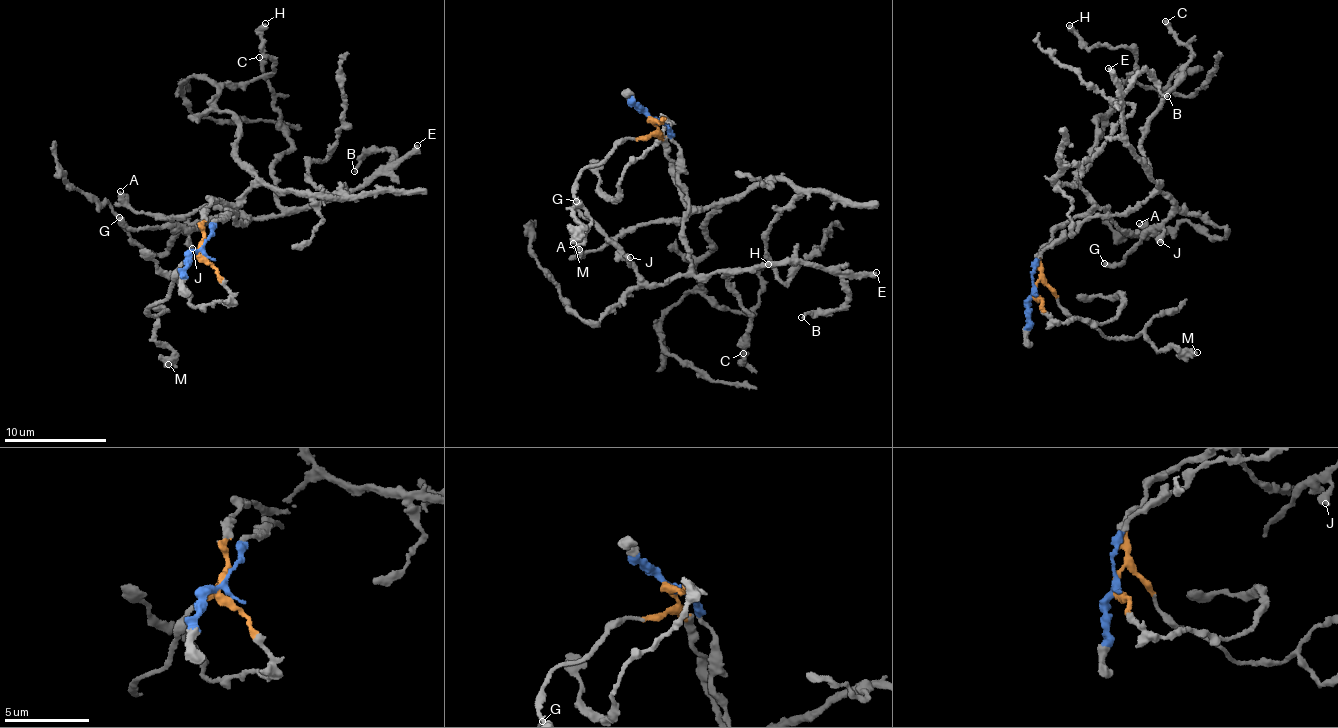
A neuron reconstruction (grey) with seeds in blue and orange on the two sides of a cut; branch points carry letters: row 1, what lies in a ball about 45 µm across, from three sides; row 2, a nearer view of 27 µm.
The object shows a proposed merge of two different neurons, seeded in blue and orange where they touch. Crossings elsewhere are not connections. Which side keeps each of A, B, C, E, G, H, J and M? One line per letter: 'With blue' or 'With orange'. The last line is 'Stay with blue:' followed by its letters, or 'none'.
A: With orange
B: With blue
C: With blue
E: With blue
G: With blue
H: With orange
J: With blue
M: With orange
Stay with blue: B, C, E, G, J

